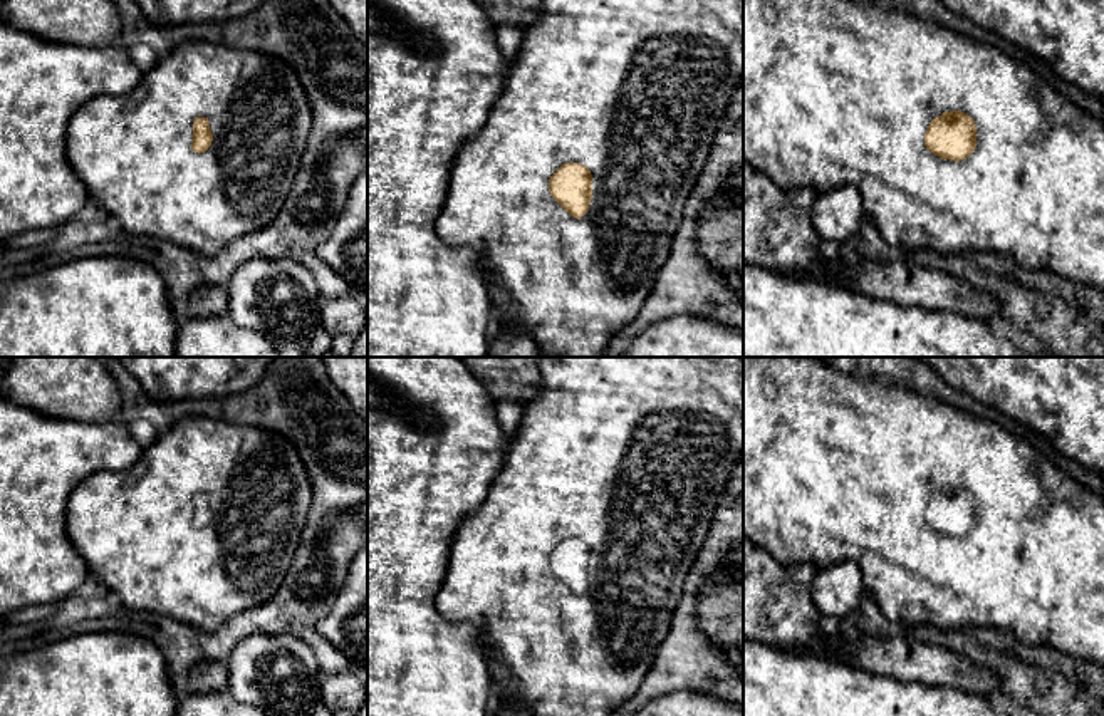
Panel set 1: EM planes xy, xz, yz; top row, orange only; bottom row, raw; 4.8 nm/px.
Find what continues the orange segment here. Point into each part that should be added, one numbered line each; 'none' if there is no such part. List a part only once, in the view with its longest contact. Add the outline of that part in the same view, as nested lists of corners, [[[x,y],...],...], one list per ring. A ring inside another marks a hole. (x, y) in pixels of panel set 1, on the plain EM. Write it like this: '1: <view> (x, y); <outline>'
1: yz (838, 466); [[[743,357],[743,537],[782,563],[807,562],[815,568],[841,562],[856,563],[864,594],[869,594],[894,624],[904,627],[931,624],[943,630],[992,627],[1012,632],[1022,644],[1052,647],[1104,666],[1104,498],[995,421],[971,416],[933,396],[881,382],[871,376],[844,374],[817,357]],[[950,486],[961,486],[976,500],[976,525],[958,538],[941,535],[924,521],[930,498]]]

